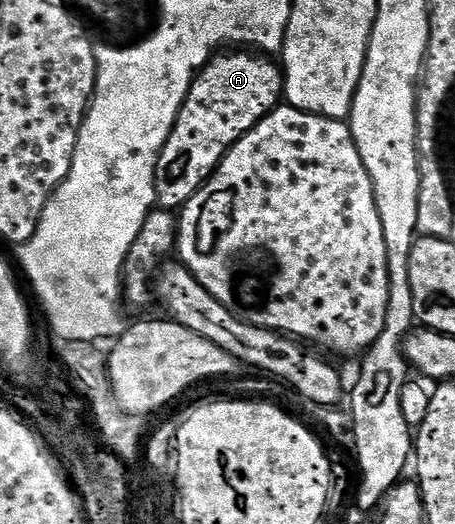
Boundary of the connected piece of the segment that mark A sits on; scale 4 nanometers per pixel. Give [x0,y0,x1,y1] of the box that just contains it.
[155,51,285,211]

